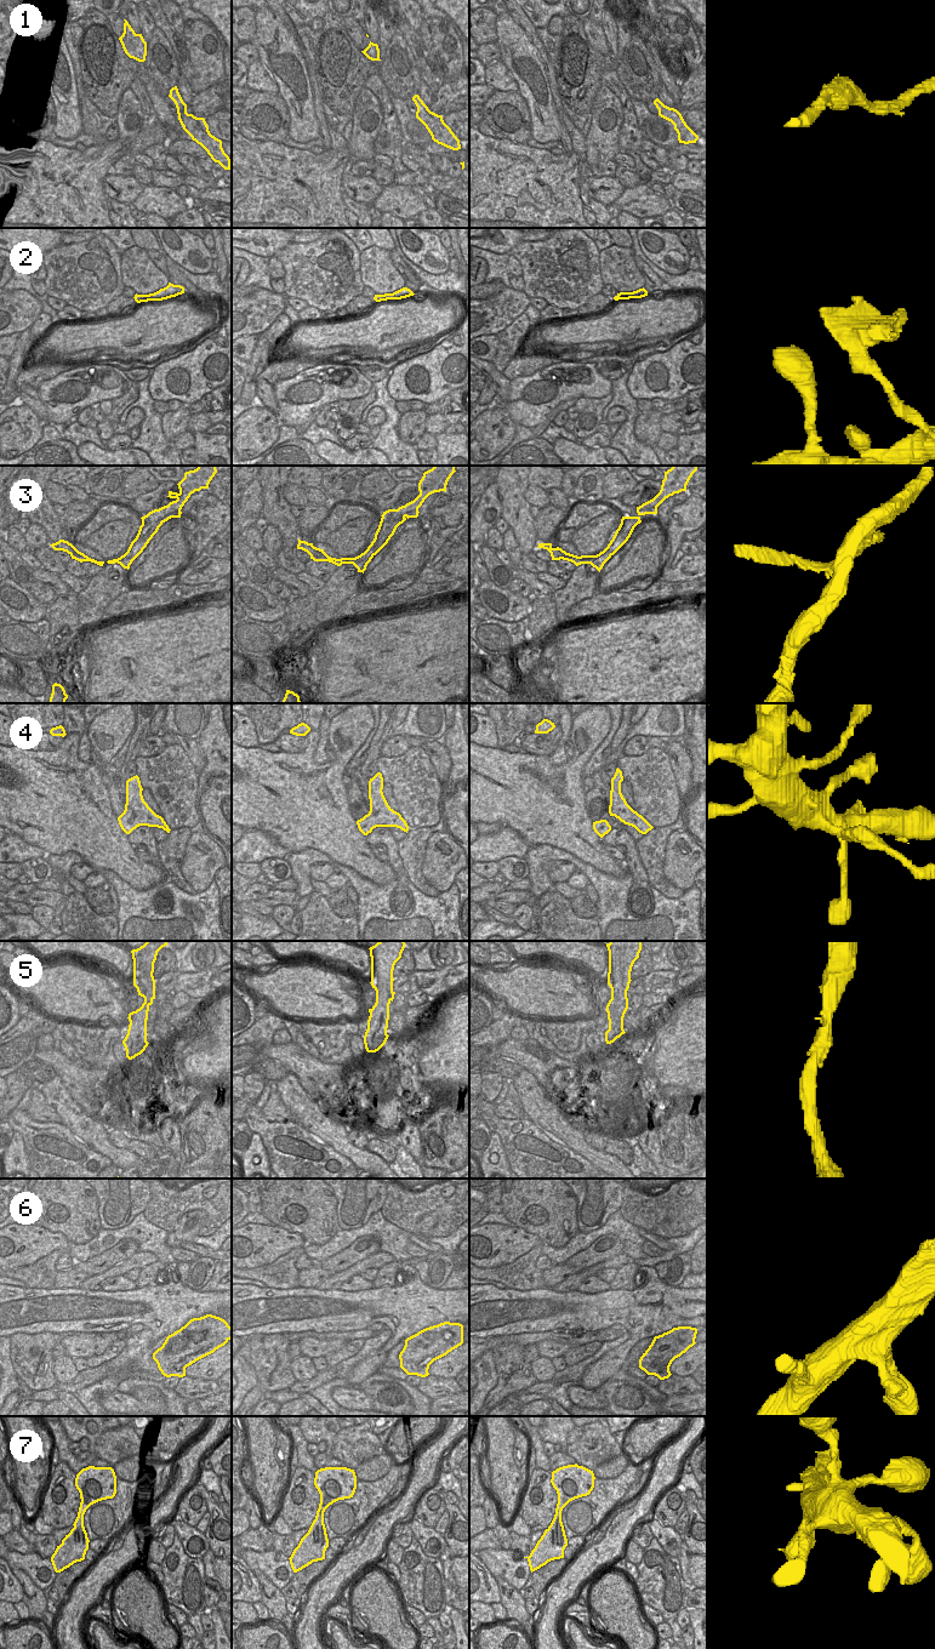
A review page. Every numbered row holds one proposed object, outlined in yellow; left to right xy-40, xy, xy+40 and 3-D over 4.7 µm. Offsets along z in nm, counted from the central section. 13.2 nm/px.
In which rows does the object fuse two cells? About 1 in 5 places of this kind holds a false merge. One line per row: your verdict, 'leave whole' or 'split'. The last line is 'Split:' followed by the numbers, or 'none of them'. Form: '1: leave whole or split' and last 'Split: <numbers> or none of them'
1: leave whole
2: split
3: split
4: leave whole
5: leave whole
6: leave whole
7: leave whole
Split: 2, 3

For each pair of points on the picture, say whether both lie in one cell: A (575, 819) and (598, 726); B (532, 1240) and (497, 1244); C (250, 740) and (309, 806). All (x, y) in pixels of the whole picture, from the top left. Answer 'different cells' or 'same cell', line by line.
A: same cell
B: same cell
C: different cells

